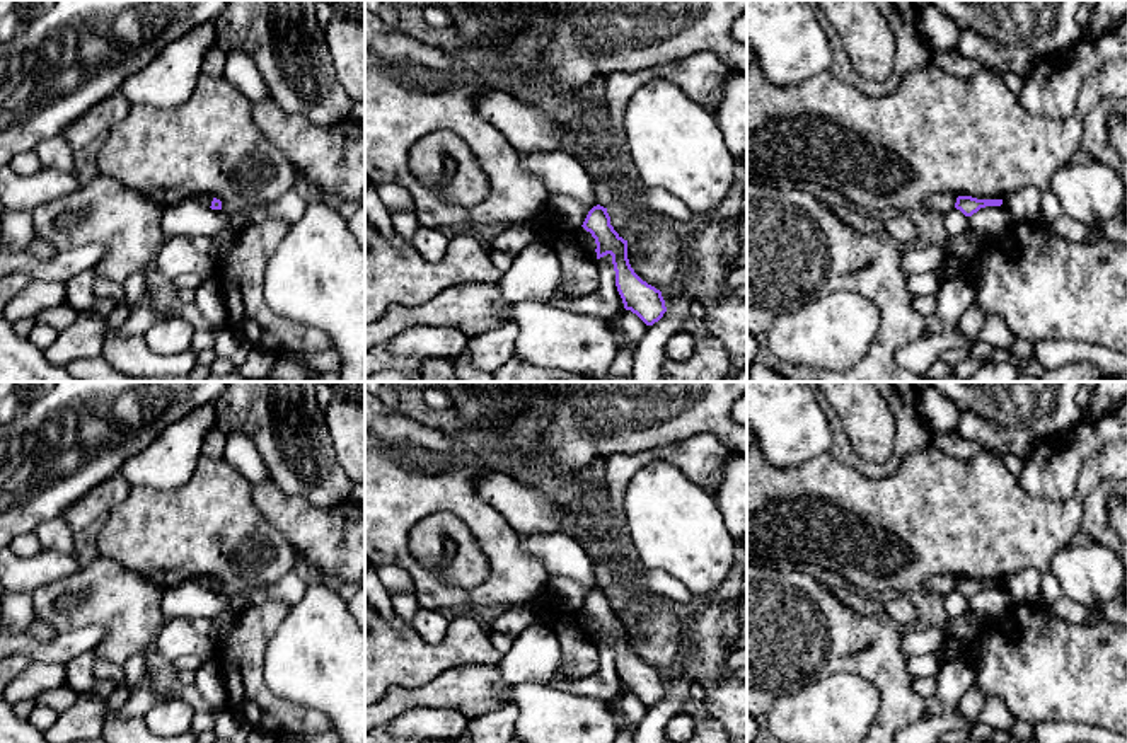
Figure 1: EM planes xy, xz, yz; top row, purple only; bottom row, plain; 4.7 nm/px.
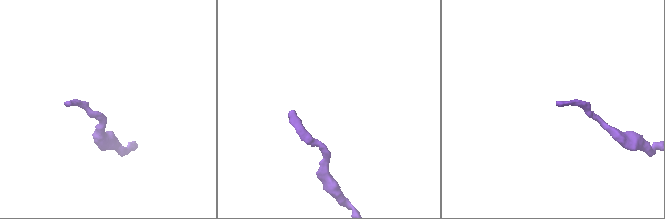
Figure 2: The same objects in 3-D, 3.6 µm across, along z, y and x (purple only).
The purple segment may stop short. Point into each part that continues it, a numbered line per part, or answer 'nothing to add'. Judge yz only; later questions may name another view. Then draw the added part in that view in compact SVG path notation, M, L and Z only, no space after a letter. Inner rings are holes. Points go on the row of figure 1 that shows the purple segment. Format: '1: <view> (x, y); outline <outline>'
nothing to add

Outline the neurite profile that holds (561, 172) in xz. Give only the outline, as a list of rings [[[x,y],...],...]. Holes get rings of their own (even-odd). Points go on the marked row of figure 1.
[[[525,152],[518,153],[518,157],[529,172],[544,181],[549,196],[563,194],[588,206],[597,204],[593,177],[569,152]]]

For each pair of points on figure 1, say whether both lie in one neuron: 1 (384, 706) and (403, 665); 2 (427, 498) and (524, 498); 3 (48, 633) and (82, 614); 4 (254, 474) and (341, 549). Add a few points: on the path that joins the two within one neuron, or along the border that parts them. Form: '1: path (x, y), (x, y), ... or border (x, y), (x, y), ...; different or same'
1: border (433, 679), (413, 689), (394, 685), (382, 699); different
2: border (481, 471), (476, 479), (476, 493), (510, 525); different
3: border (36, 617), (48, 622), (58, 633); different
4: border (268, 478), (253, 484); different

